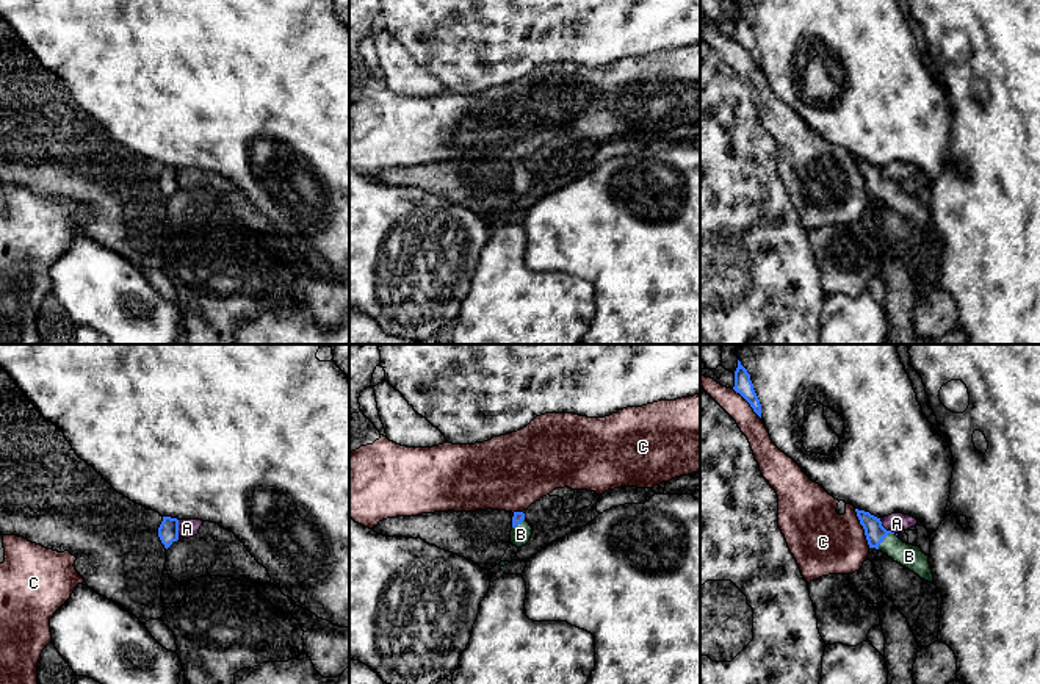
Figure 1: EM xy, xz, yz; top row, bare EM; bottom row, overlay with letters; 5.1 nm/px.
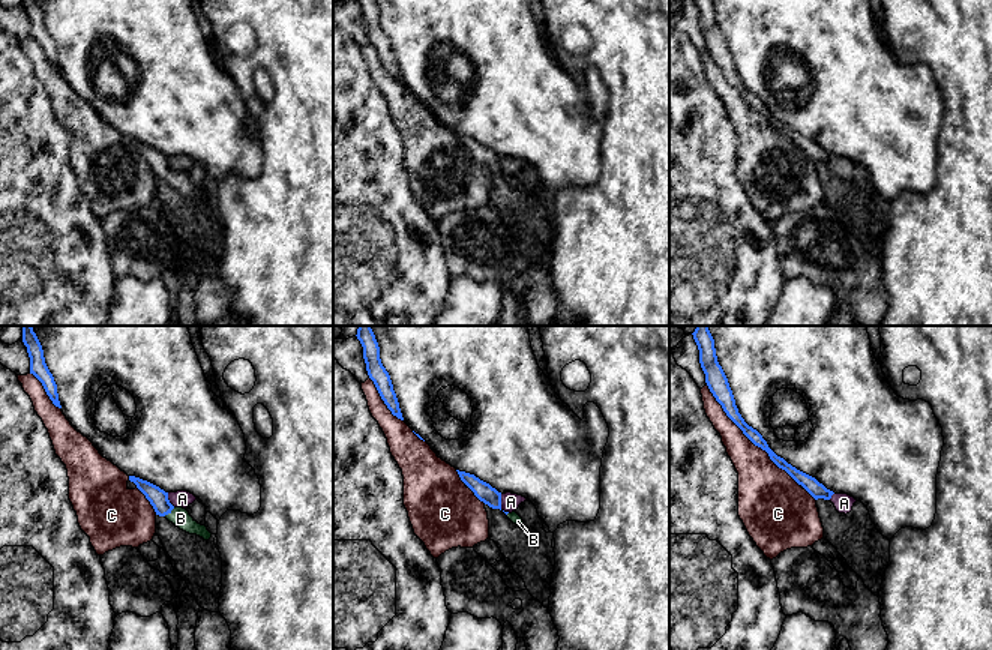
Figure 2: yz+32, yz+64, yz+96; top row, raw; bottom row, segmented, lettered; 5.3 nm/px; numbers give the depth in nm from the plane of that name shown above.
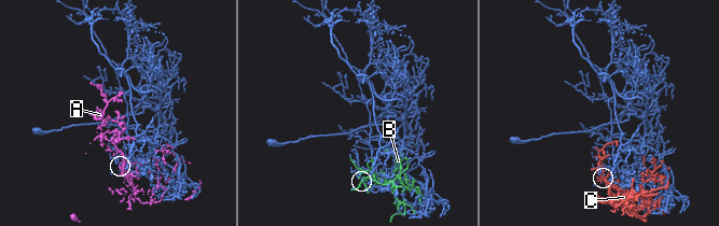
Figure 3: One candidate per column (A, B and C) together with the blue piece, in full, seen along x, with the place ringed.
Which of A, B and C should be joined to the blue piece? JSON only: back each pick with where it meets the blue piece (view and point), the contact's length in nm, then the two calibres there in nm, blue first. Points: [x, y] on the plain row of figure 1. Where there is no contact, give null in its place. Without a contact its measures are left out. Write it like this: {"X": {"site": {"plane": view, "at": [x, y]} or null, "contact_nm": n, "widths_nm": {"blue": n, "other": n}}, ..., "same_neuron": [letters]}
{"B": {"site": {"plane": "yz", "at": [885, 185]}, "contact_nm": 130, "widths_nm": {"blue": 100, "other": 120}}, "same_neuron": ["B"]}

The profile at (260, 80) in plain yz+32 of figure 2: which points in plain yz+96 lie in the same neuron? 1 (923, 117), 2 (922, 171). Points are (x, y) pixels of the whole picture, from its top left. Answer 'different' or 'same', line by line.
1: same
2: same

